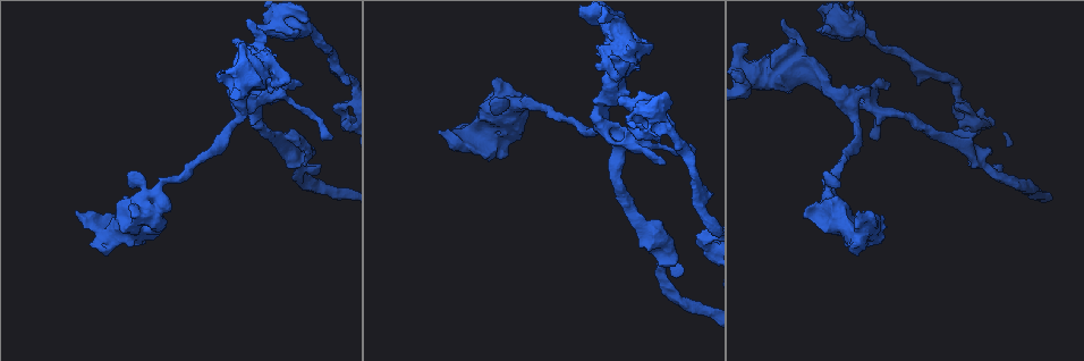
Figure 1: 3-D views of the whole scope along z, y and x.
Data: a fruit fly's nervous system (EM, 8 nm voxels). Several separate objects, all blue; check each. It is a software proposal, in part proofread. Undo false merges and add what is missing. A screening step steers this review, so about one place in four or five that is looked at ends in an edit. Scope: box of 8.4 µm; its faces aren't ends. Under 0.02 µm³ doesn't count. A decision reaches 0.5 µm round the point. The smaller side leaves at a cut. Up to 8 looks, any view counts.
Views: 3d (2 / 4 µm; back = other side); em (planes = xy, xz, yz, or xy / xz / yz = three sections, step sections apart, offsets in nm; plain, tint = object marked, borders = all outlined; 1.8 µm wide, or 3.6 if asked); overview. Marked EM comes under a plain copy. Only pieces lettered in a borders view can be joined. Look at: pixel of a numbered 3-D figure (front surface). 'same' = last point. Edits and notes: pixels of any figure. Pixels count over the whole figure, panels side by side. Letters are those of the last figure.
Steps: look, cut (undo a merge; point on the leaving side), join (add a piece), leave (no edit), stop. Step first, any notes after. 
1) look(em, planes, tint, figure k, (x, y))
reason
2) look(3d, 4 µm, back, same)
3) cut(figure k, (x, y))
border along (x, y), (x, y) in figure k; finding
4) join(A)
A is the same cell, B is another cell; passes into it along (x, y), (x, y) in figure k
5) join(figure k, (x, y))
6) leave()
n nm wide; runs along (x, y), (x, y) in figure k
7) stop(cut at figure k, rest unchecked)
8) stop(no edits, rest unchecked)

look(3d, 2 µm, figure 1, (696, 241))
an open end

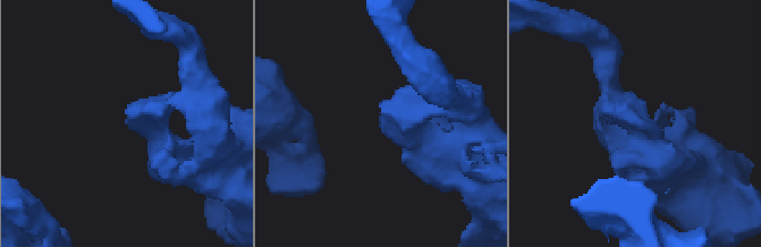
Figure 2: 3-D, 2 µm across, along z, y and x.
look(em, planes, tint, figure 2, (130, 122))
now the EM

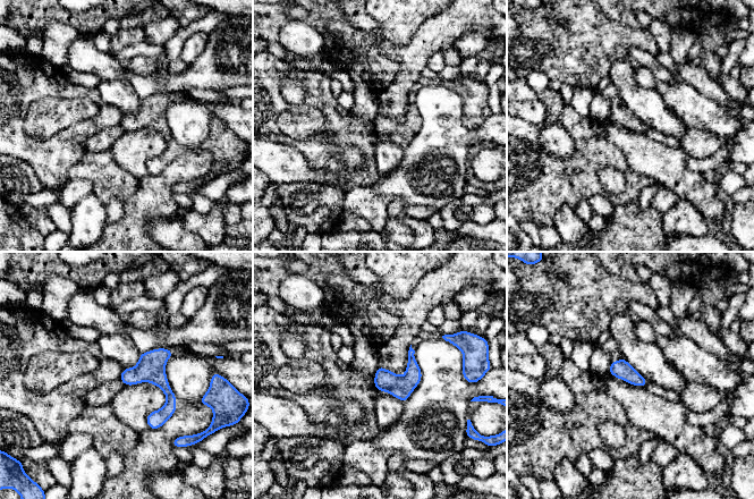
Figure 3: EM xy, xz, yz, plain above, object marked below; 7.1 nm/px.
look(em, planes, borders, same)

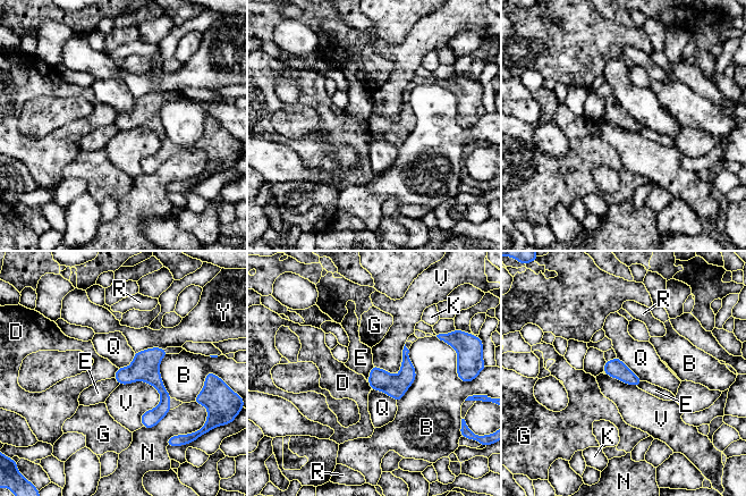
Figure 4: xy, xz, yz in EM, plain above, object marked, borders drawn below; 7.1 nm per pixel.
leave()
B, D, E, G, K, N, Q, R, V and Y are other cells; border along (373, 364), (367, 381) in figure 4; none of them fits

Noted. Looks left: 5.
look(em, 3.6 µm, planes, borders, figure 1, (853, 107))
looks like a crossing

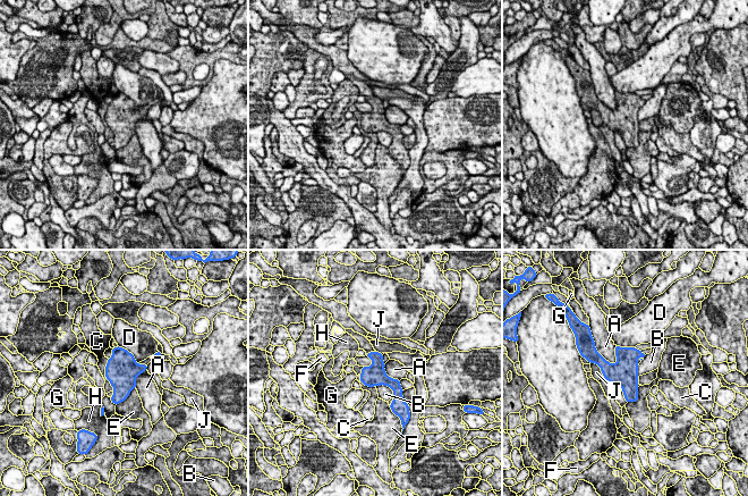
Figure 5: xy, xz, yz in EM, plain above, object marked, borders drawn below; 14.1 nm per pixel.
leave()
320 nm wide; A, B, C, D, E, F, G, H and J are other cells; border along (376, 385), (387, 385), (393, 394) in figure 5; one neuron here

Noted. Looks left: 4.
look(em, planes, borders, figure 1, (858, 211))
stops while still wide

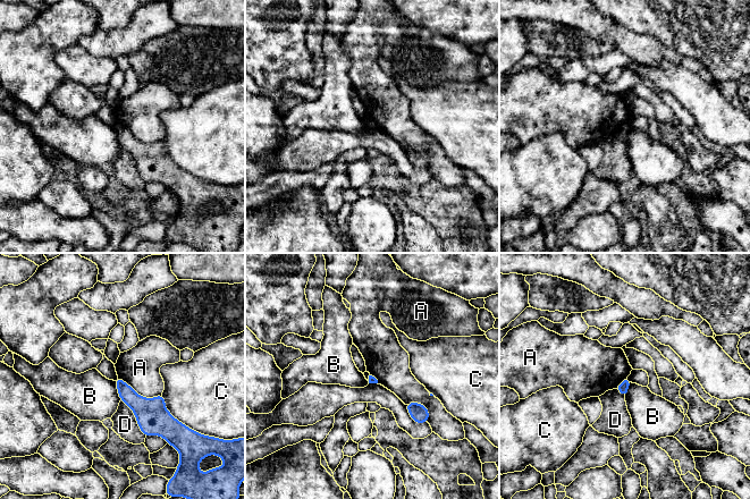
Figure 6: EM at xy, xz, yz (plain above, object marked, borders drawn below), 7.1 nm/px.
leave()
A, B, C and D are other cells; none of them fits

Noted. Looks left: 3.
stop(no edits, rest unchecked)

